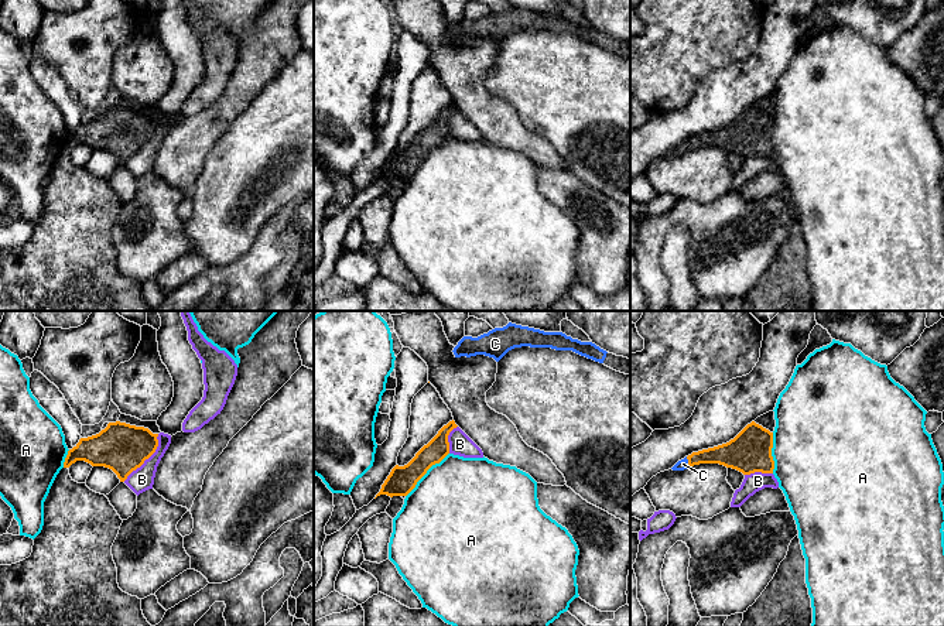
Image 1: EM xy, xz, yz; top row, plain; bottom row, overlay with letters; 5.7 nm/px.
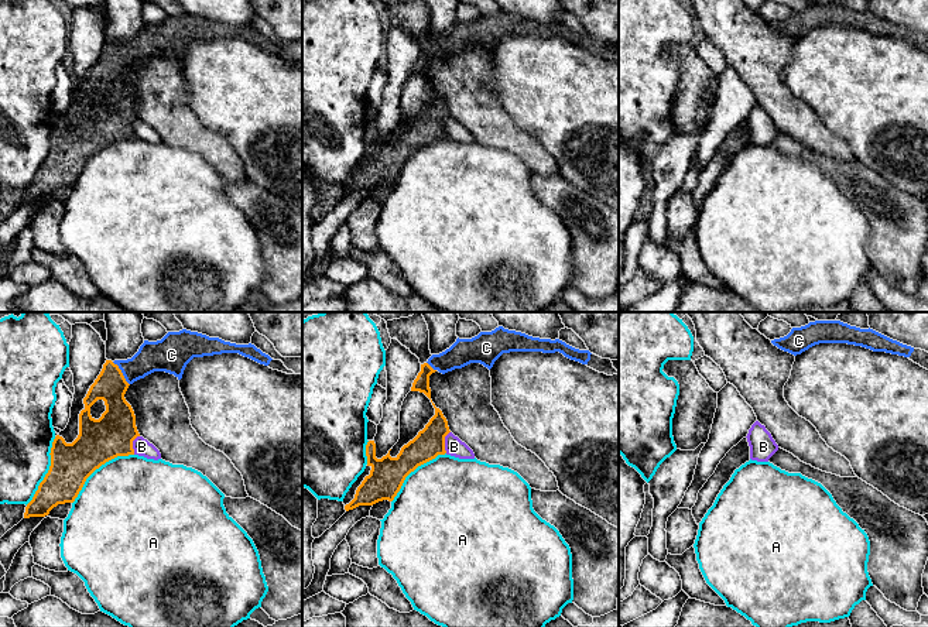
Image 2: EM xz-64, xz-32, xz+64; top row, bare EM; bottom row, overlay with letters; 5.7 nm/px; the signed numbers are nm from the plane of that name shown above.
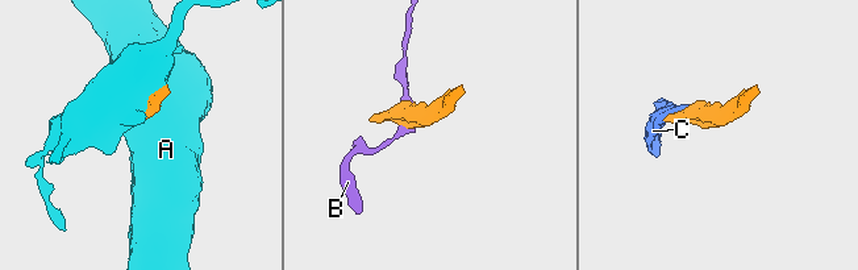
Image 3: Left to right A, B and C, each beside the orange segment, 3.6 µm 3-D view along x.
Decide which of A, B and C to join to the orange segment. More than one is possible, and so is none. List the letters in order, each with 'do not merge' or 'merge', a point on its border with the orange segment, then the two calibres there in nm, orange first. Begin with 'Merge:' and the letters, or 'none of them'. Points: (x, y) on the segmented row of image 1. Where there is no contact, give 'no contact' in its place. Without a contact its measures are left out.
Merge: C
A: do not merge; meets orange in xz at (426, 472); 160 nm thick on the orange side, 500 nm on the other
B: do not merge; meets orange in xy at (147, 458); 280 nm thick on the orange side, 140 nm on the other
C: merge; meets orange in yz at (688, 461); 140 nm thick on the orange side, 60 nm on the other

